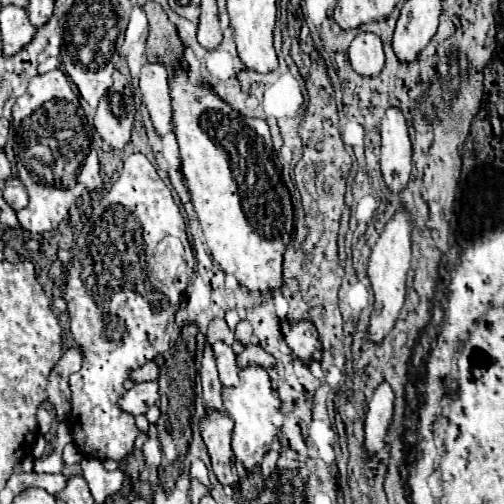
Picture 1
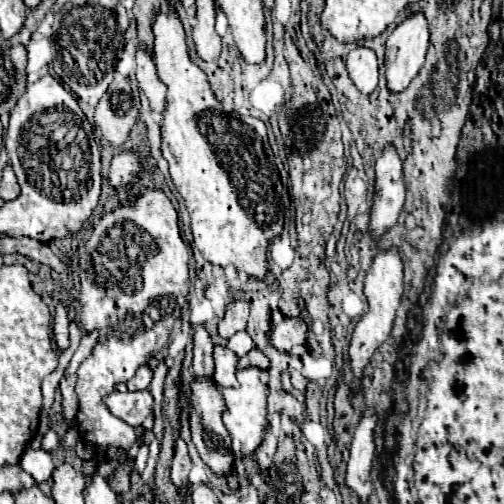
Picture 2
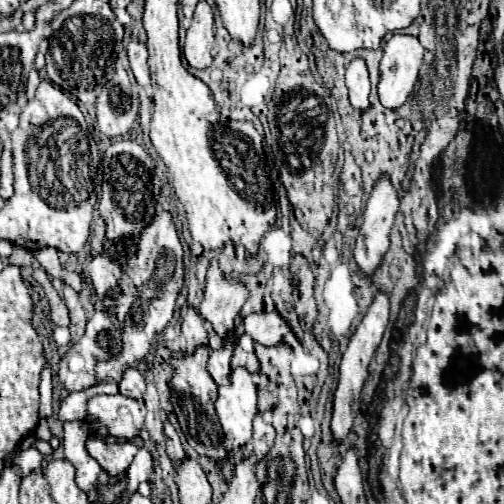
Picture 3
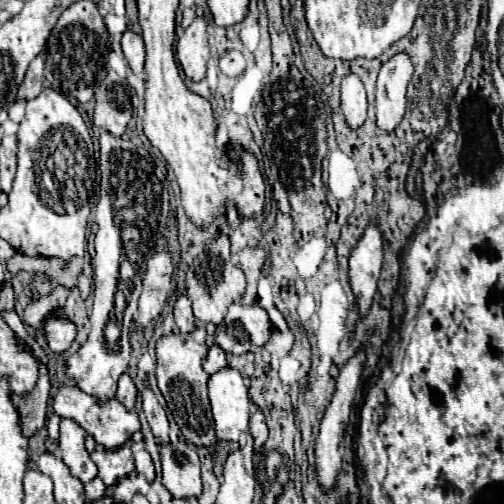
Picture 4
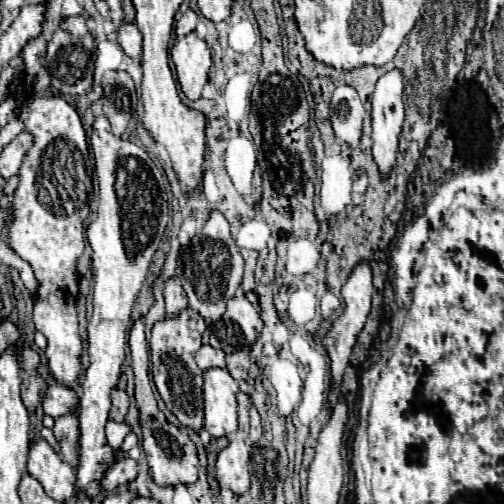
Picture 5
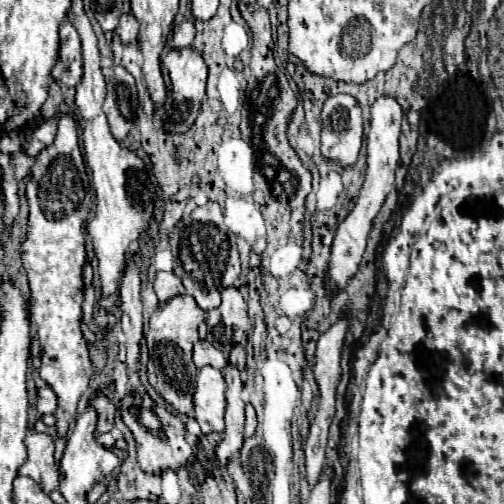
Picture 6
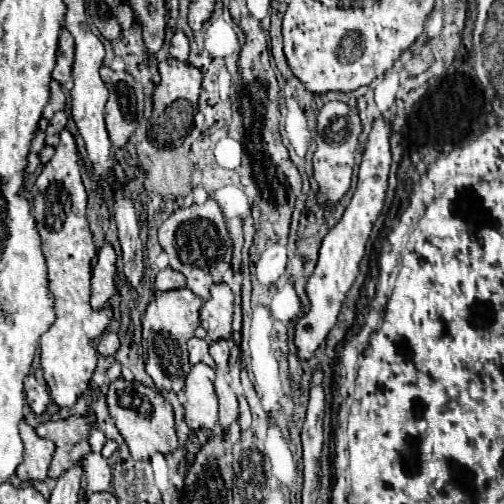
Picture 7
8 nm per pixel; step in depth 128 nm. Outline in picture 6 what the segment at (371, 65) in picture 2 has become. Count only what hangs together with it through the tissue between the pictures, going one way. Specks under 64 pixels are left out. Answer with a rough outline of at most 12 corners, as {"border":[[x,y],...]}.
{"border":[[350,94],[322,108],[322,154],[352,166],[362,110]]}

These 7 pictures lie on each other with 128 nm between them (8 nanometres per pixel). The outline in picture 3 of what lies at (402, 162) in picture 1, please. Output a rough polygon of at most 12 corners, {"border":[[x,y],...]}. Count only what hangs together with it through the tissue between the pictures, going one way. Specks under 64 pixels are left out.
{"border":[[386,174],[362,214],[354,258],[364,274],[380,266],[400,208]]}

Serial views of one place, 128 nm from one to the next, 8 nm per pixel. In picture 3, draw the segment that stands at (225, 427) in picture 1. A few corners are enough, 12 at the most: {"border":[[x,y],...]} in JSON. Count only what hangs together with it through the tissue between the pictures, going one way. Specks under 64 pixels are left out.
{"border":[[208,348],[172,360],[172,406],[188,444],[226,458]]}

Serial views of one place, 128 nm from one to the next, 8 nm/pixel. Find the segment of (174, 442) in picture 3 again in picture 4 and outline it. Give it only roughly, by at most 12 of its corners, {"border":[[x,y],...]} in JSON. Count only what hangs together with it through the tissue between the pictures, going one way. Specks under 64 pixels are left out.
{"border":[[150,386],[142,392],[148,424],[158,444],[168,444],[168,418]]}

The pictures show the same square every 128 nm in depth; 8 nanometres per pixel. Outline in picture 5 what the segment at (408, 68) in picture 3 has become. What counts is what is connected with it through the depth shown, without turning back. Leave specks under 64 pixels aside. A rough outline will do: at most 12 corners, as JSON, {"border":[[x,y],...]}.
{"border":[[400,68],[372,96],[372,152],[382,174],[396,164],[404,122]]}

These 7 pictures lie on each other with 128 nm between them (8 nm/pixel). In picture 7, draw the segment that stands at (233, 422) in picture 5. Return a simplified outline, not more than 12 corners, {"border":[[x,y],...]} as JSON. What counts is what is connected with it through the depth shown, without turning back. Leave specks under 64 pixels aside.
{"border":[[192,366],[184,394],[186,424],[218,424],[214,370]]}

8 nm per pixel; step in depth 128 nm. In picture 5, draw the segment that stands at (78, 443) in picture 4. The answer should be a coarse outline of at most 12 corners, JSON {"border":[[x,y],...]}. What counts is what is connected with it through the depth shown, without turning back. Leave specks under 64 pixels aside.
{"border":[[56,418],[52,430],[60,442],[62,458],[78,464],[78,418]]}

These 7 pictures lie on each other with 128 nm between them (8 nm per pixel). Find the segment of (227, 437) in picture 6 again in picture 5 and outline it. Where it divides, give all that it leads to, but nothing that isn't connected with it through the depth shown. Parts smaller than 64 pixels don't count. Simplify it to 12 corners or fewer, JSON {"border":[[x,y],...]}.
{"border":[[238,394],[236,436],[218,454],[220,488],[242,496],[250,488],[248,396]]}

